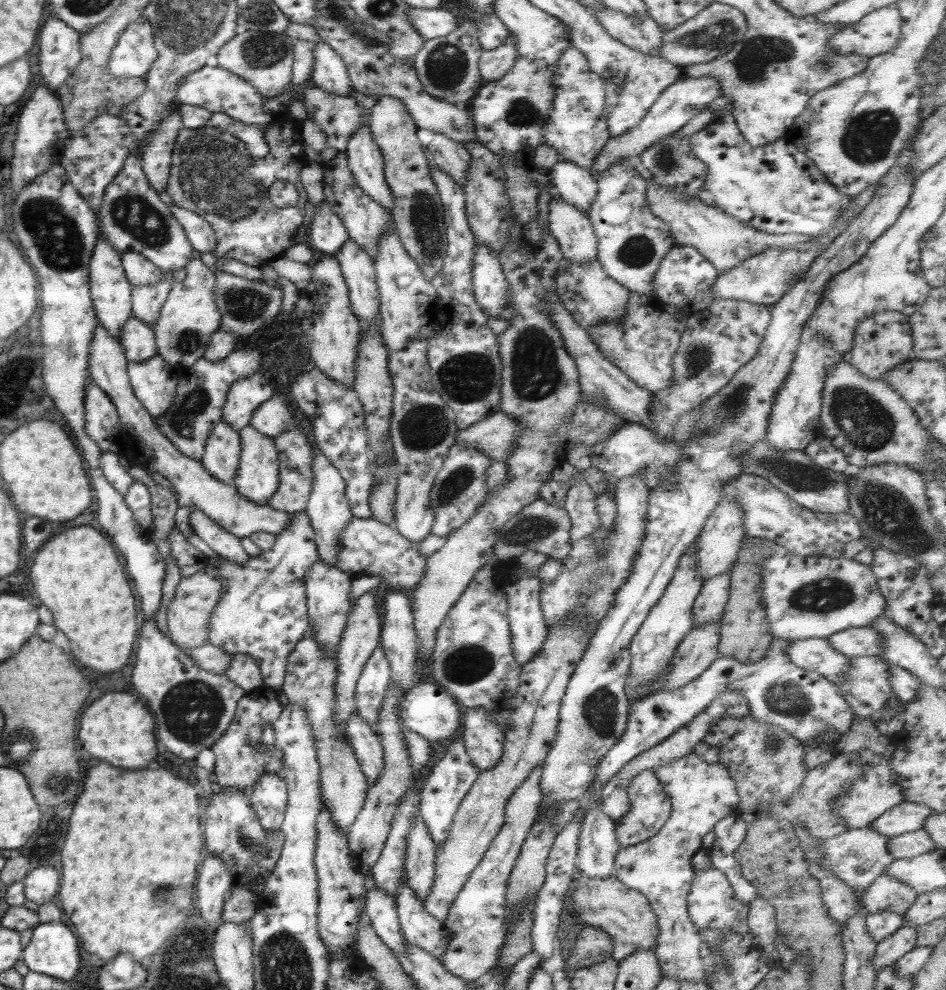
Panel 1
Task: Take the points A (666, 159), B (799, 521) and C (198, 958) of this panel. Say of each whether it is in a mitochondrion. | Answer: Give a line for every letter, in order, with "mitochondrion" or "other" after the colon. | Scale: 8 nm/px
A: mitochondrion
B: other
C: other

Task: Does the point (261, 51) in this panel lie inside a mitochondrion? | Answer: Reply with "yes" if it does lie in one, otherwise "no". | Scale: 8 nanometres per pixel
yes

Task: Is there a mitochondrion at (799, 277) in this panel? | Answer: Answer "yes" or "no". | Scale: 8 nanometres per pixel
no

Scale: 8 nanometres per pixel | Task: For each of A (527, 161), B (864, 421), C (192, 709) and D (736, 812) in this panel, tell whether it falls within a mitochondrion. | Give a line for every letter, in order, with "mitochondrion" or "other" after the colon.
A: other
B: mitochondrion
C: mitochondrion
D: other

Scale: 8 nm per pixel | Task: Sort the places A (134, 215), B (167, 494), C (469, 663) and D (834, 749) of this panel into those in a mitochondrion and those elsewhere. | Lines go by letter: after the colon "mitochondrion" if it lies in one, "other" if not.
A: mitochondrion
B: other
C: mitochondrion
D: other

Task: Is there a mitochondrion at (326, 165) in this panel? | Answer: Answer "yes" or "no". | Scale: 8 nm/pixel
no

